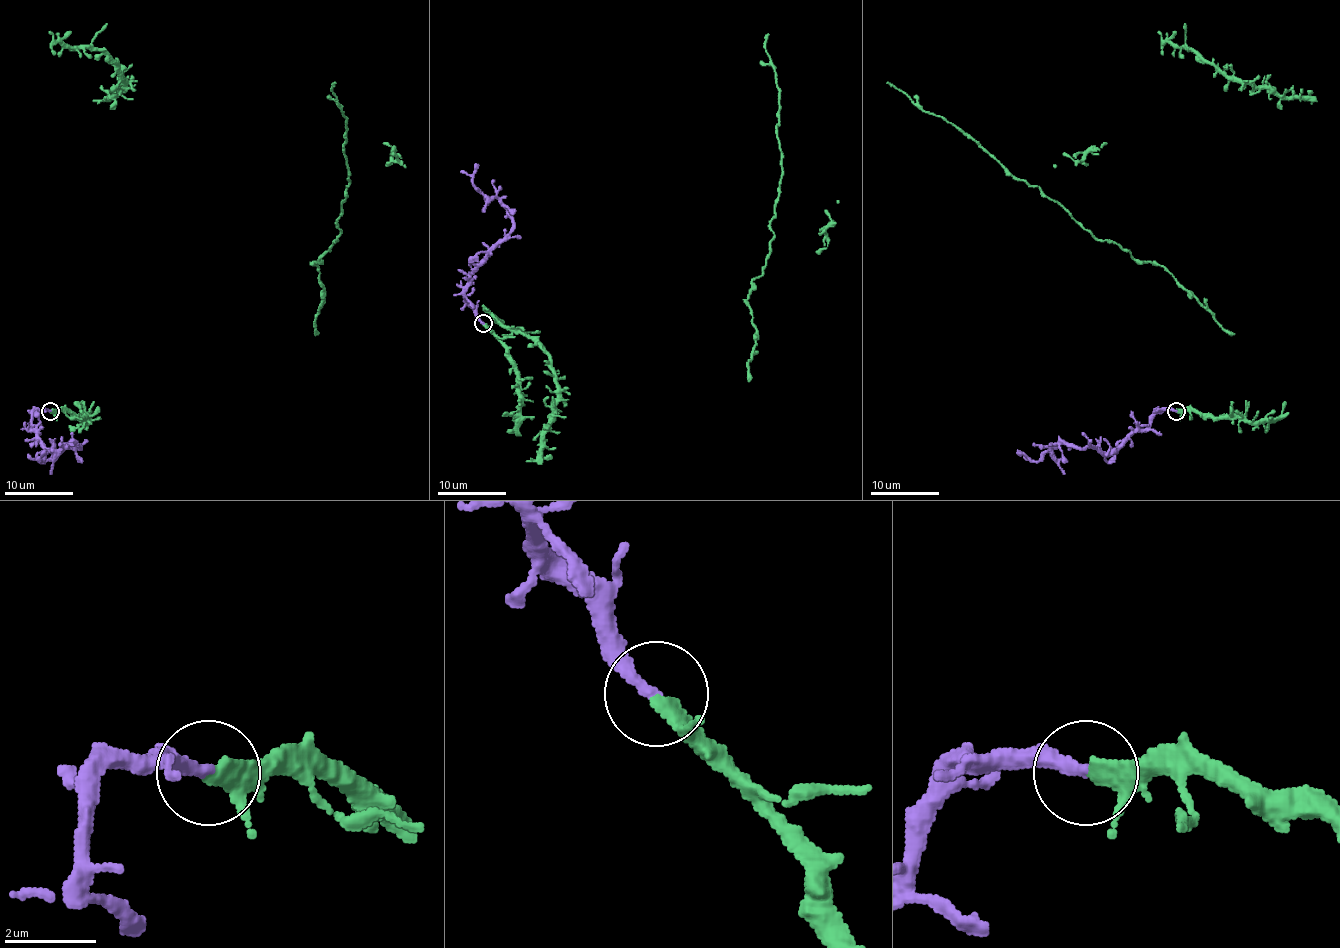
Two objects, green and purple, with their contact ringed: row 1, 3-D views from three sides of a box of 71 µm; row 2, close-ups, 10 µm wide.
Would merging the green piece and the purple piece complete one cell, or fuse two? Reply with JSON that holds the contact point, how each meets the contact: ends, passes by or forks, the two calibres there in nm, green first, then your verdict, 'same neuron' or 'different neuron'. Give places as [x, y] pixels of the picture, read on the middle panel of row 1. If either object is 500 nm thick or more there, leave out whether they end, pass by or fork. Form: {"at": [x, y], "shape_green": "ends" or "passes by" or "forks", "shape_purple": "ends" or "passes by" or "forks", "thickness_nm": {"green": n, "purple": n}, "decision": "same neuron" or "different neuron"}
{"at": [483, 323], "shape_green": "ends", "shape_purple": "ends", "thickness_nm": {"green": 360, "purple": 280}, "decision": "same neuron"}

